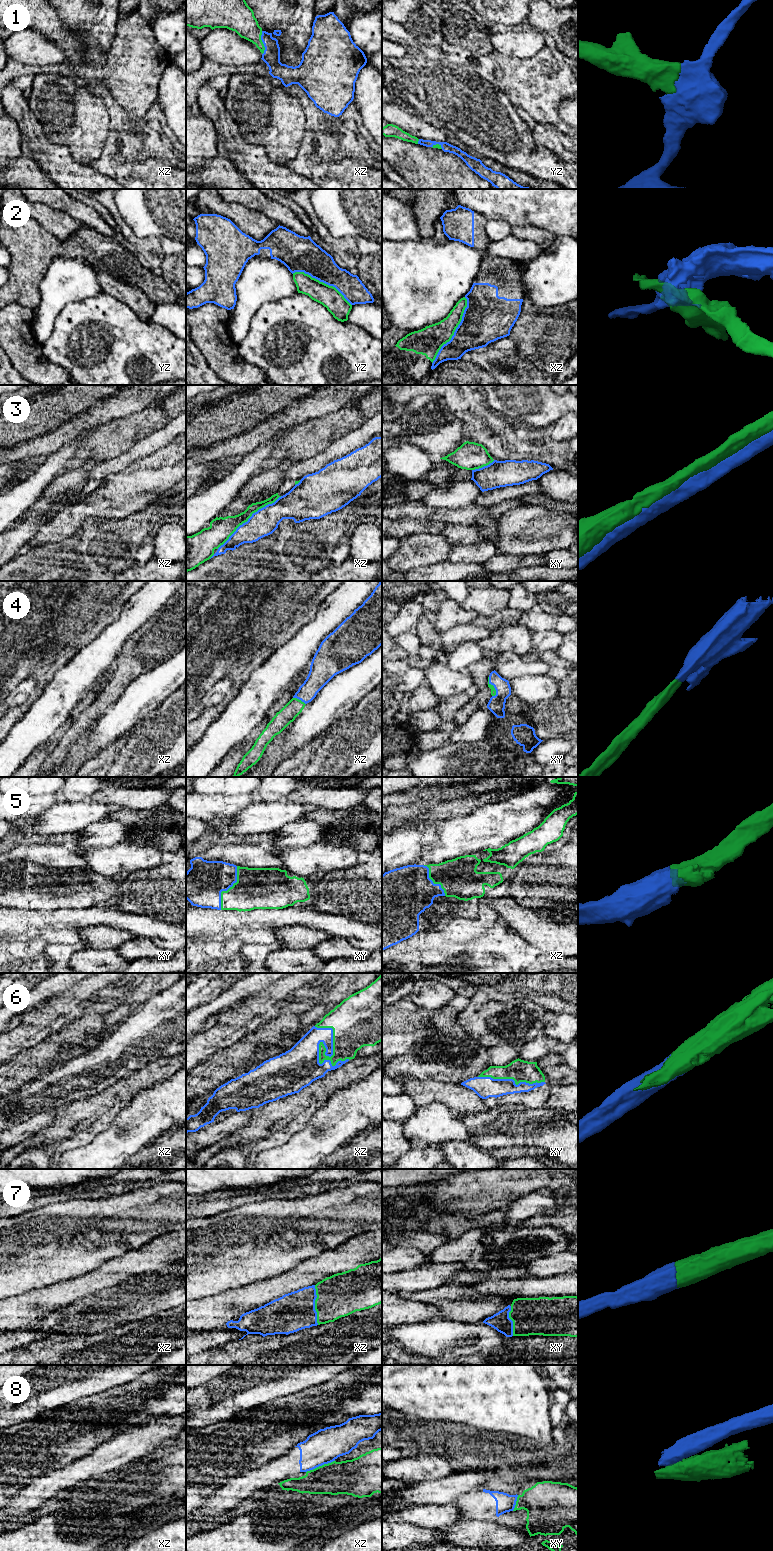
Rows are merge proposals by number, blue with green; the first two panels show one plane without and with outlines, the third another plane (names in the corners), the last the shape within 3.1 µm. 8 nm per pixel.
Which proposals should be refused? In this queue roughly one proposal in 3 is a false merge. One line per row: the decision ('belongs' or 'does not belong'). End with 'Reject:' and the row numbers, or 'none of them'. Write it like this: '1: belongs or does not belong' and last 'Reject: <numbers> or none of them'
1: belongs
2: does not belong
3: does not belong
4: belongs
5: belongs
6: belongs
7: belongs
8: does not belong
Reject: 2, 3, 8

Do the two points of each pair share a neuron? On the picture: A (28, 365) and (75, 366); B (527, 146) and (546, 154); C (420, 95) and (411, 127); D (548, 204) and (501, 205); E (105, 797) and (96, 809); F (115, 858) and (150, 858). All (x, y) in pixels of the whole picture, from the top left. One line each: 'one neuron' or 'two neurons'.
A: two neurons
B: one neuron
C: two neurons
D: one neuron
E: two neurons
F: one neuron

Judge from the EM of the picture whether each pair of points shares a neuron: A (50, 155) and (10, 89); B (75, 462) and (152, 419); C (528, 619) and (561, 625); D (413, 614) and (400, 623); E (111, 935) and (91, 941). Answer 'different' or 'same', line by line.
A: same
B: same
C: same
D: same
E: same

